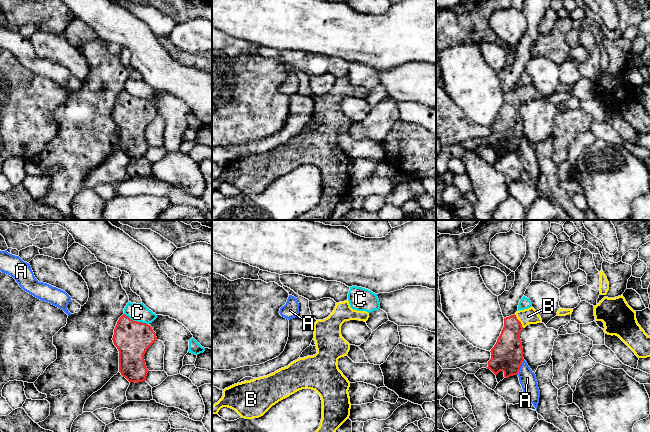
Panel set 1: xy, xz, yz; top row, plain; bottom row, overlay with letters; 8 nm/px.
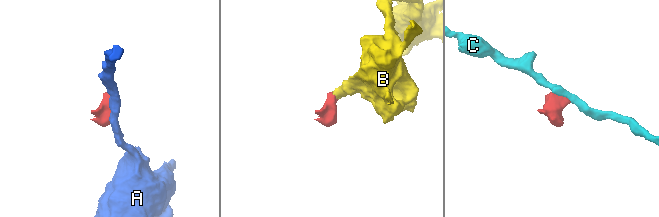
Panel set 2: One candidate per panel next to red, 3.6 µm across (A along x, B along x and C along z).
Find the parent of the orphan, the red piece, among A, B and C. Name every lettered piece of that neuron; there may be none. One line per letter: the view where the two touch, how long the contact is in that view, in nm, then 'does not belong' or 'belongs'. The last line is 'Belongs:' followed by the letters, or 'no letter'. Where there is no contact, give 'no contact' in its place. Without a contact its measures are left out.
A: meets red in yz; contact 130 nm long; does not belong
B: meets red in yz; contact 140 nm long; belongs
C: meets red in xy; contact 220 nm long; does not belong
Belongs: B

